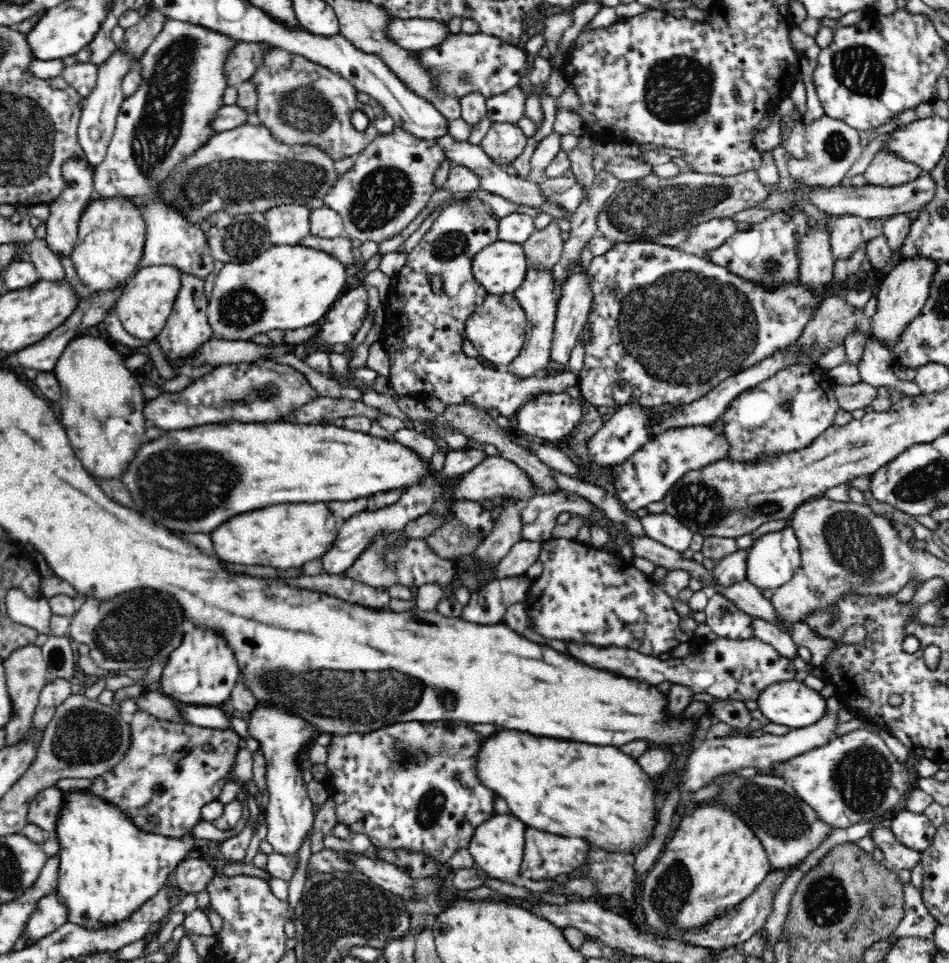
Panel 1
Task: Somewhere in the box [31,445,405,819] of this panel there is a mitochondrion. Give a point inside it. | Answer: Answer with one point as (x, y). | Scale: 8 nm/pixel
(141, 625)

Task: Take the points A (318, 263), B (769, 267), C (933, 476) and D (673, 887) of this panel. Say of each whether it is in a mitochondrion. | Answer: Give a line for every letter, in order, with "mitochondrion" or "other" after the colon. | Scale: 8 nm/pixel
A: other
B: mitochondrion
C: mitochondrion
D: mitochondrion

